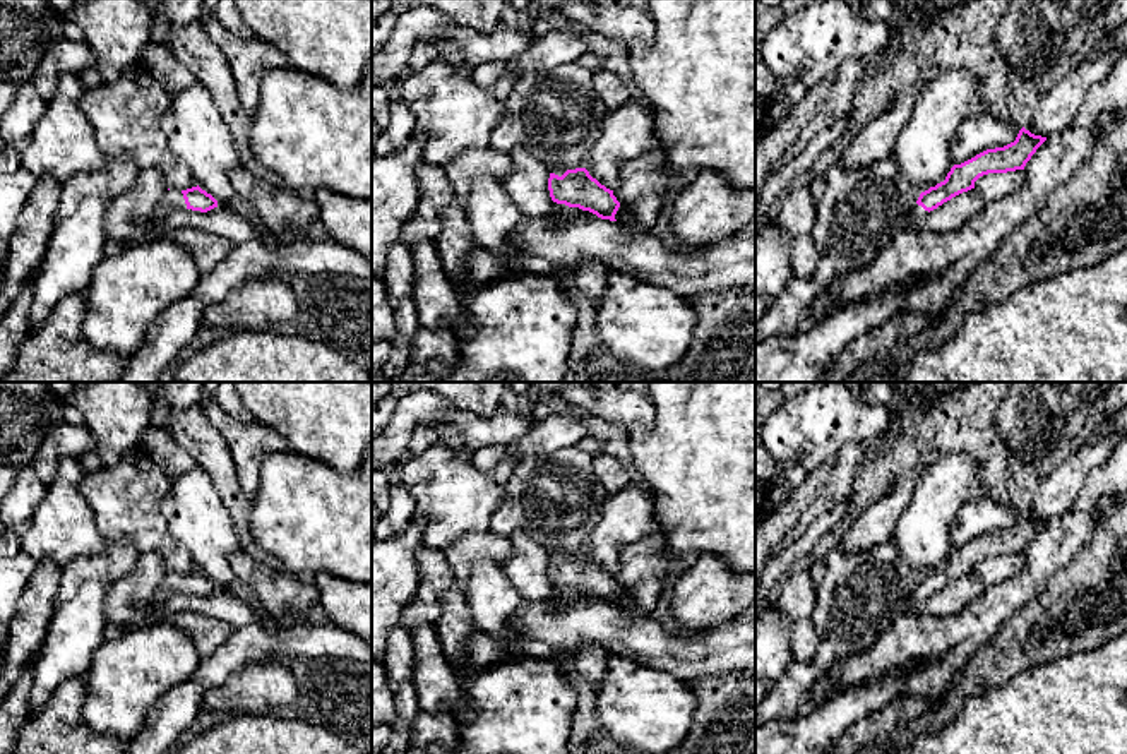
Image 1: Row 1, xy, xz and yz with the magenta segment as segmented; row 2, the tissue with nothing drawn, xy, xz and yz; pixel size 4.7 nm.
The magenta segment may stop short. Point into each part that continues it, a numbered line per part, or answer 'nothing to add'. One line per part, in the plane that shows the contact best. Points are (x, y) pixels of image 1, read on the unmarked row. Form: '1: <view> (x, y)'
1: xy (173, 583)

